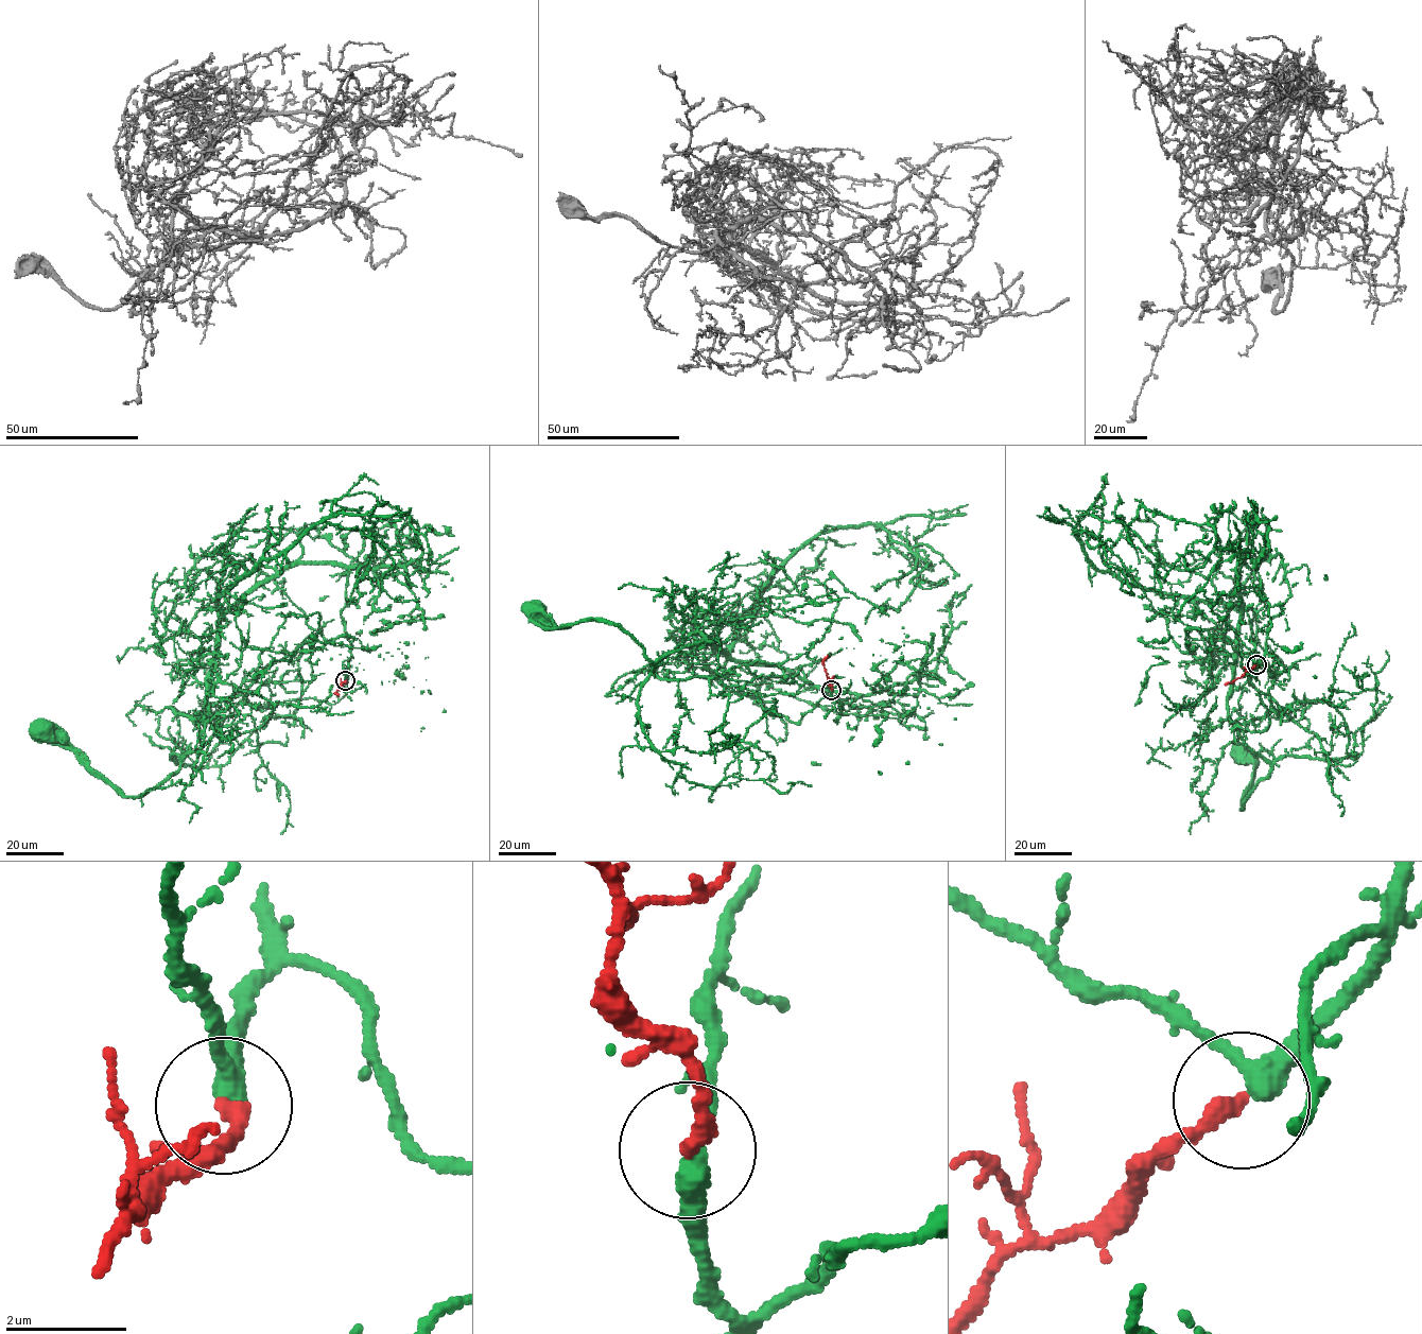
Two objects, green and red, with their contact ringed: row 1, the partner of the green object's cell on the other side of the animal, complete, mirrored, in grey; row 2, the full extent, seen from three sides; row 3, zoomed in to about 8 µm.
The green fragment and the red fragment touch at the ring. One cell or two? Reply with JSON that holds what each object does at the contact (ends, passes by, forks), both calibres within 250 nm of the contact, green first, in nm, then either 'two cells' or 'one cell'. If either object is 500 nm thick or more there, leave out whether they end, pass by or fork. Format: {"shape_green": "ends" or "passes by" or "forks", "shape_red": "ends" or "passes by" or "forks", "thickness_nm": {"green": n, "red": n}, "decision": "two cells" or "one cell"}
{"shape_green": "passes by", "shape_red": "ends", "thickness_nm": {"green": 340, "red": 280}, "decision": "one cell"}

